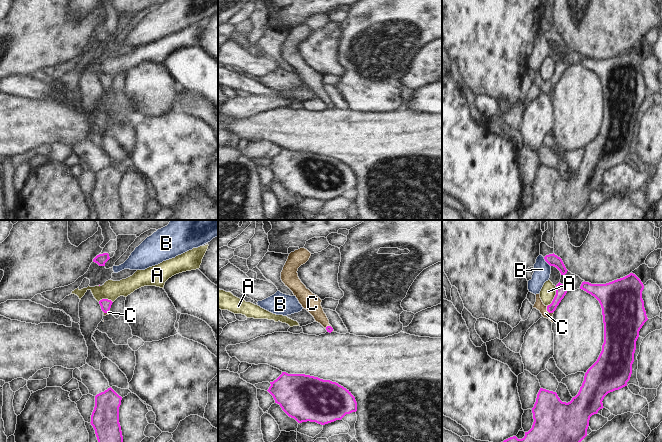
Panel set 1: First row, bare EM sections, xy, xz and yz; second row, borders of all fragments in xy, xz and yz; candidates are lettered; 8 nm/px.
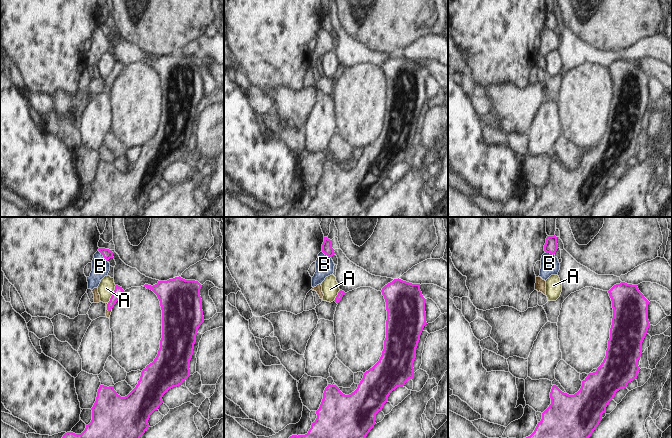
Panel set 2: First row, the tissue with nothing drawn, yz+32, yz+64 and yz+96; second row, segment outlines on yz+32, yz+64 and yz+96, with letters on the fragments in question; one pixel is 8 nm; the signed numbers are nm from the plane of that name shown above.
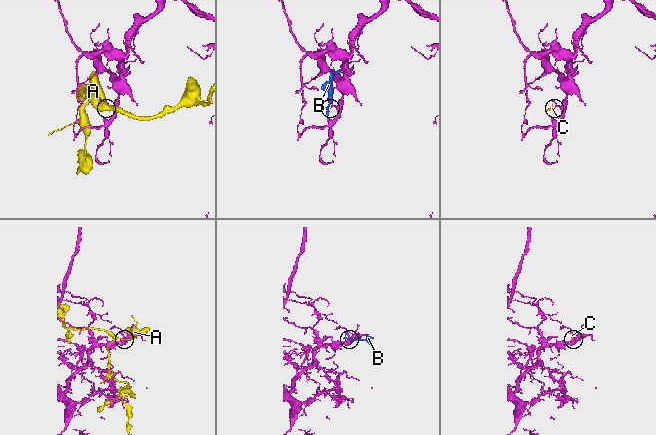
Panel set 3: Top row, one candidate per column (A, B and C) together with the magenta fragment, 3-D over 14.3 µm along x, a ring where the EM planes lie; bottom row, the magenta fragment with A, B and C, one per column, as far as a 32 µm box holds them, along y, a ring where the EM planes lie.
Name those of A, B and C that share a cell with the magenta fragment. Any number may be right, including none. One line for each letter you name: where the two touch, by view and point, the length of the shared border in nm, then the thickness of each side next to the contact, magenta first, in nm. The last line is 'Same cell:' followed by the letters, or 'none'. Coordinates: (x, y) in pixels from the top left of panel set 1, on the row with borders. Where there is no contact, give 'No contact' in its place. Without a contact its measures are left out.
C: Touches magenta at yz (548, 311). Shared border 80 nm. Thickness 90 nm (magenta) against 70 nm
Same cell: C

